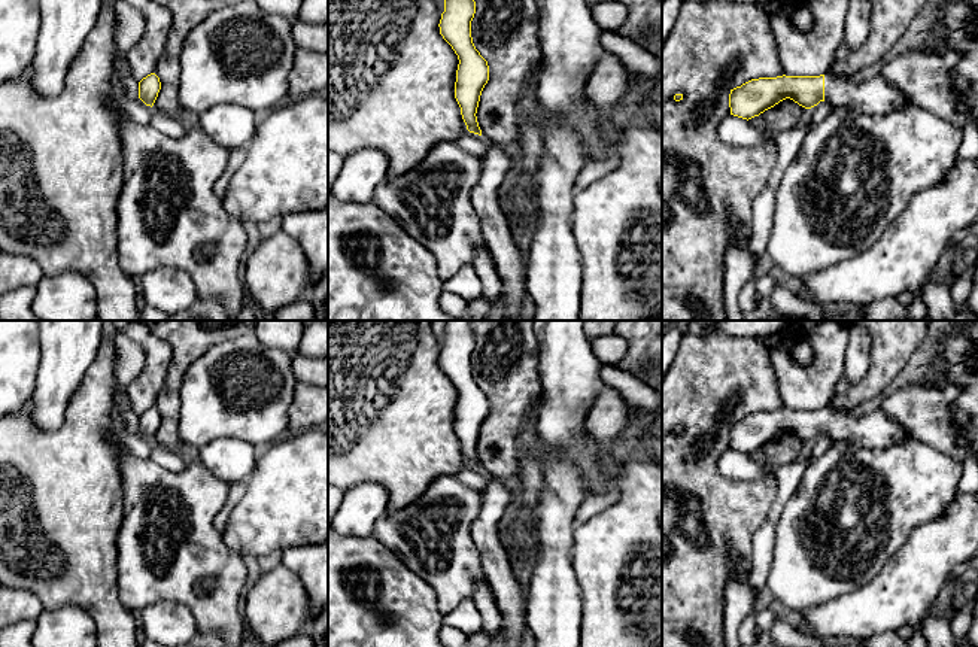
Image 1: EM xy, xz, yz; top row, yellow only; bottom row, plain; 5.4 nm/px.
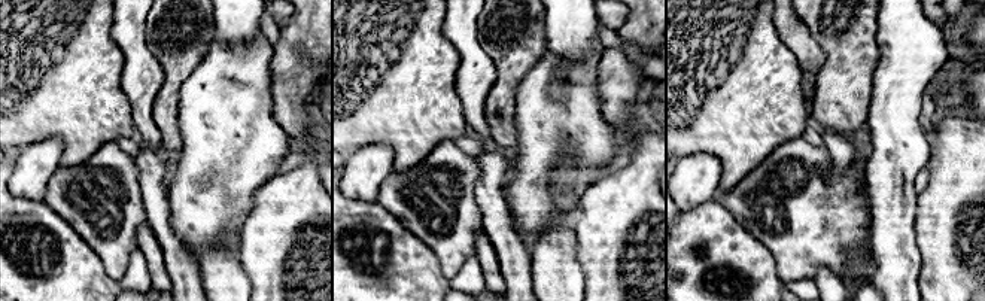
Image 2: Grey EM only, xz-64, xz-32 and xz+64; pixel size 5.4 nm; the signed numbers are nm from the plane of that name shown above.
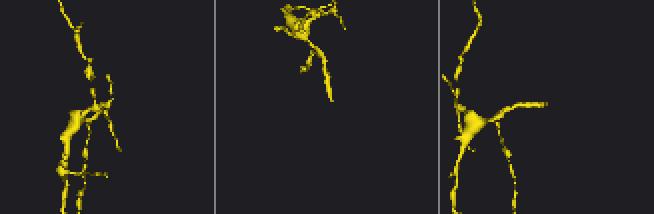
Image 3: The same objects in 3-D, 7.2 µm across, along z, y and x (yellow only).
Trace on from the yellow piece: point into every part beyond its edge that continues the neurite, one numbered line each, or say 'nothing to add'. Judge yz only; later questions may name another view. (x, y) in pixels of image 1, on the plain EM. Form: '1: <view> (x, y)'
1: yz (875, 430)

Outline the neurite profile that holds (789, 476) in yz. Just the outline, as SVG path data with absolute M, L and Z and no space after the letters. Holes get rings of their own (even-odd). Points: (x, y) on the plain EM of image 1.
M826 434L820 435L817 440L810 443L808 450L802 458L787 465L783 465L775 471L777 492L775 492L775 499L769 507L766 516L768 522L772 523L778 522L784 504L792 496L792 493L798 489L805 468L810 465L813 459L821 456L829 449L830 444L832 441Z

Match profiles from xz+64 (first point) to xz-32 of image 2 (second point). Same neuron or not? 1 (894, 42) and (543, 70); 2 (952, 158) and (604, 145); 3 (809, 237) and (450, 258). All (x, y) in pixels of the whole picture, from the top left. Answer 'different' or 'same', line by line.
1: different
2: different
3: same

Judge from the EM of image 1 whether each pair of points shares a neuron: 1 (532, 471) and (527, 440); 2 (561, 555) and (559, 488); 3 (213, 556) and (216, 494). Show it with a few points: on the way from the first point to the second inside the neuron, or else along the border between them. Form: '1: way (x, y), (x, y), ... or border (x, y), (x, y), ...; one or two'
1: way (532, 464), (531, 447); one
2: way (559, 538), (559, 504); one
3: way (206, 541), (206, 509); one

